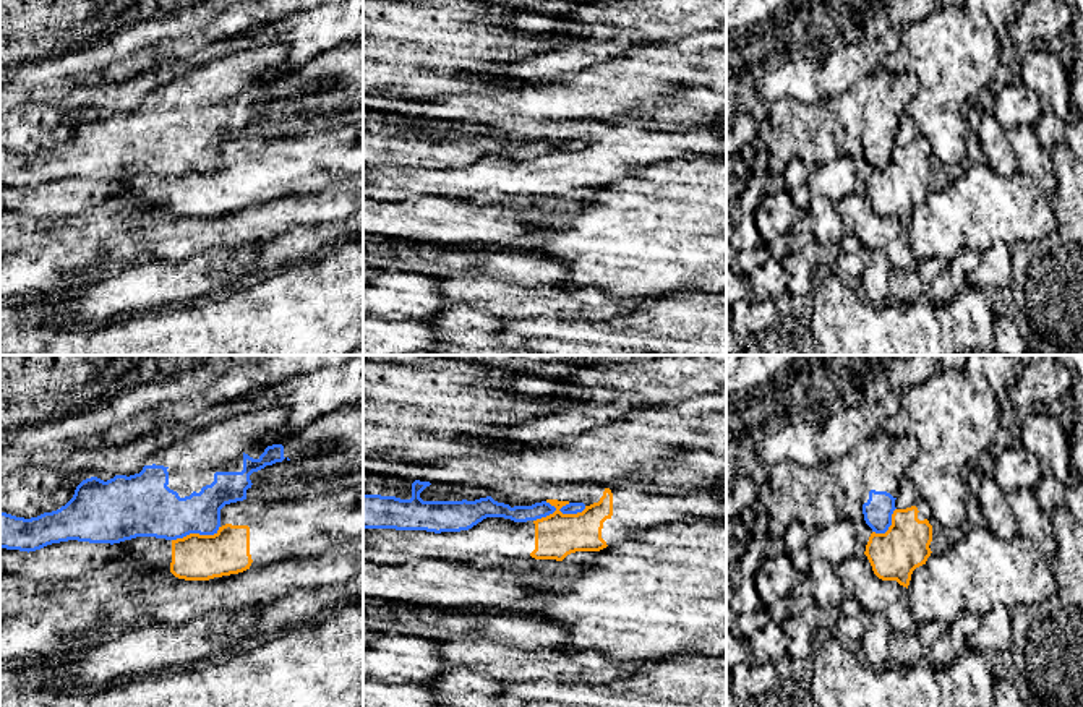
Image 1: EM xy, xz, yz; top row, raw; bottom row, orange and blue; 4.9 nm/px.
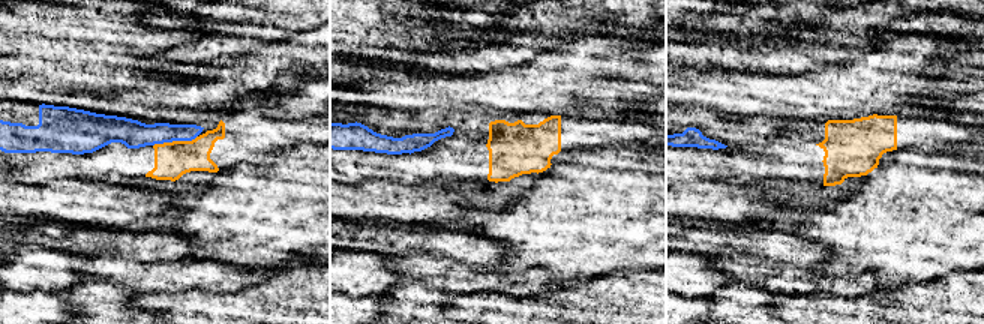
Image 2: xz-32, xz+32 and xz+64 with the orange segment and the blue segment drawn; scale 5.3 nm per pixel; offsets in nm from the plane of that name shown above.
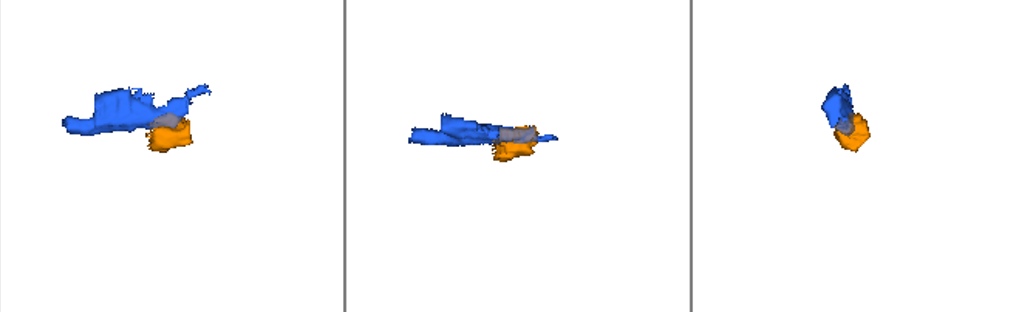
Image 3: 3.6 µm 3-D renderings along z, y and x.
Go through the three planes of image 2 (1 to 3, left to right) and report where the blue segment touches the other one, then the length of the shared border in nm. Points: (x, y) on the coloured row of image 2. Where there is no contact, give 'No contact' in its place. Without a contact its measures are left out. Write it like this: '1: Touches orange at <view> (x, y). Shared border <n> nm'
1: Touches orange at xz-32 (174, 141). Shared border 240 nm
2: No contact
3: No contact

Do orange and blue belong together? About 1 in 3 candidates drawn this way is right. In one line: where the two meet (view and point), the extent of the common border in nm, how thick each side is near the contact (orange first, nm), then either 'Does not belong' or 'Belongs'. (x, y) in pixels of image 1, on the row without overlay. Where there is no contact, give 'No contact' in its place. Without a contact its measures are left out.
Touches orange at xz (560, 148). Shared border 280 nm. Thickness 220 nm (orange) against 60 nm. Does not belong

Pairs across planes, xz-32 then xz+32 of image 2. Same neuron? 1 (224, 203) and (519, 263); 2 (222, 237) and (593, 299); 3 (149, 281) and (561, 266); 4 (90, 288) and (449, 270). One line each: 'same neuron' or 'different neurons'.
1: same neuron
2: different neurons
3: different neurons
4: different neurons

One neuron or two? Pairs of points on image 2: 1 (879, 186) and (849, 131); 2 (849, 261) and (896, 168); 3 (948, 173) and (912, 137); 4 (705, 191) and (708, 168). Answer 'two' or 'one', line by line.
1: two
2: one
3: two
4: two

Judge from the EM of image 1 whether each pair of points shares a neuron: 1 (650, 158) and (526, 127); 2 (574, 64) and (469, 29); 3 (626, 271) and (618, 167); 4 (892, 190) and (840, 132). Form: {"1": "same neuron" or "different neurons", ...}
{"1": "same neuron", "2": "different neurons", "3": "different neurons", "4": "same neuron"}

